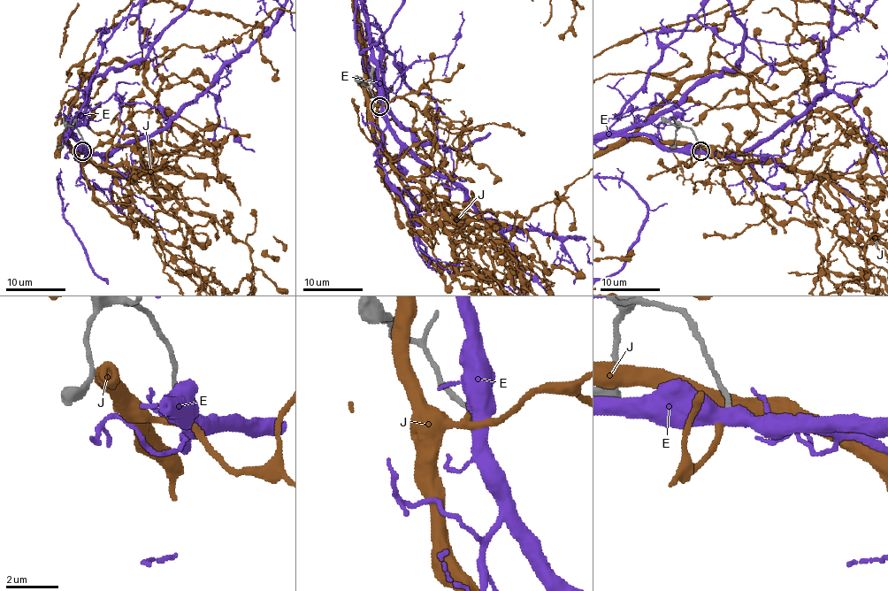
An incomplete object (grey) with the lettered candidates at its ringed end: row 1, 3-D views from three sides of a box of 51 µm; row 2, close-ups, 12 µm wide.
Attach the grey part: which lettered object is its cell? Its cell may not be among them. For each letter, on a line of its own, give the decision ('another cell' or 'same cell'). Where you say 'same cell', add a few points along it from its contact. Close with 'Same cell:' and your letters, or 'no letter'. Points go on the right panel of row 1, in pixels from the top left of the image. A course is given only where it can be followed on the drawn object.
E: another cell
J: same cell
Same cell: J

